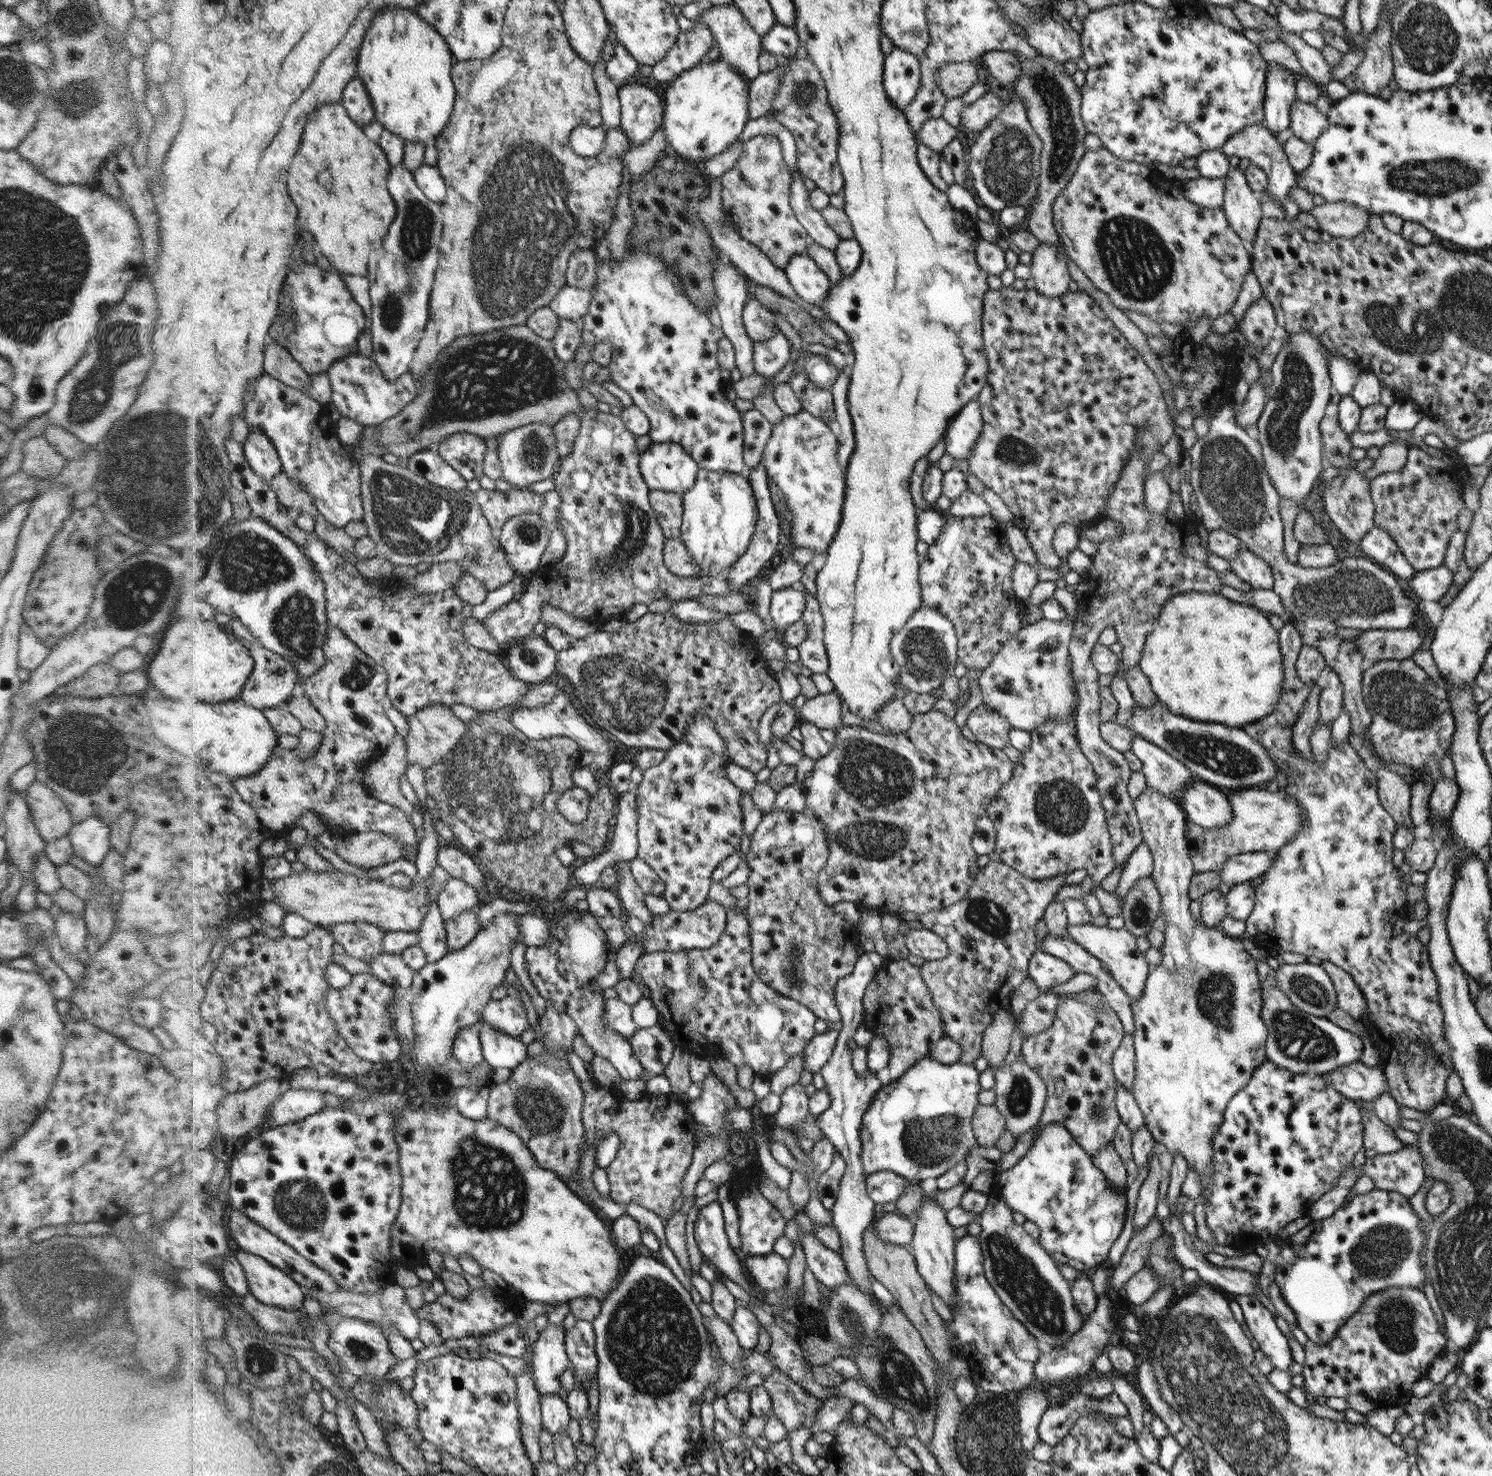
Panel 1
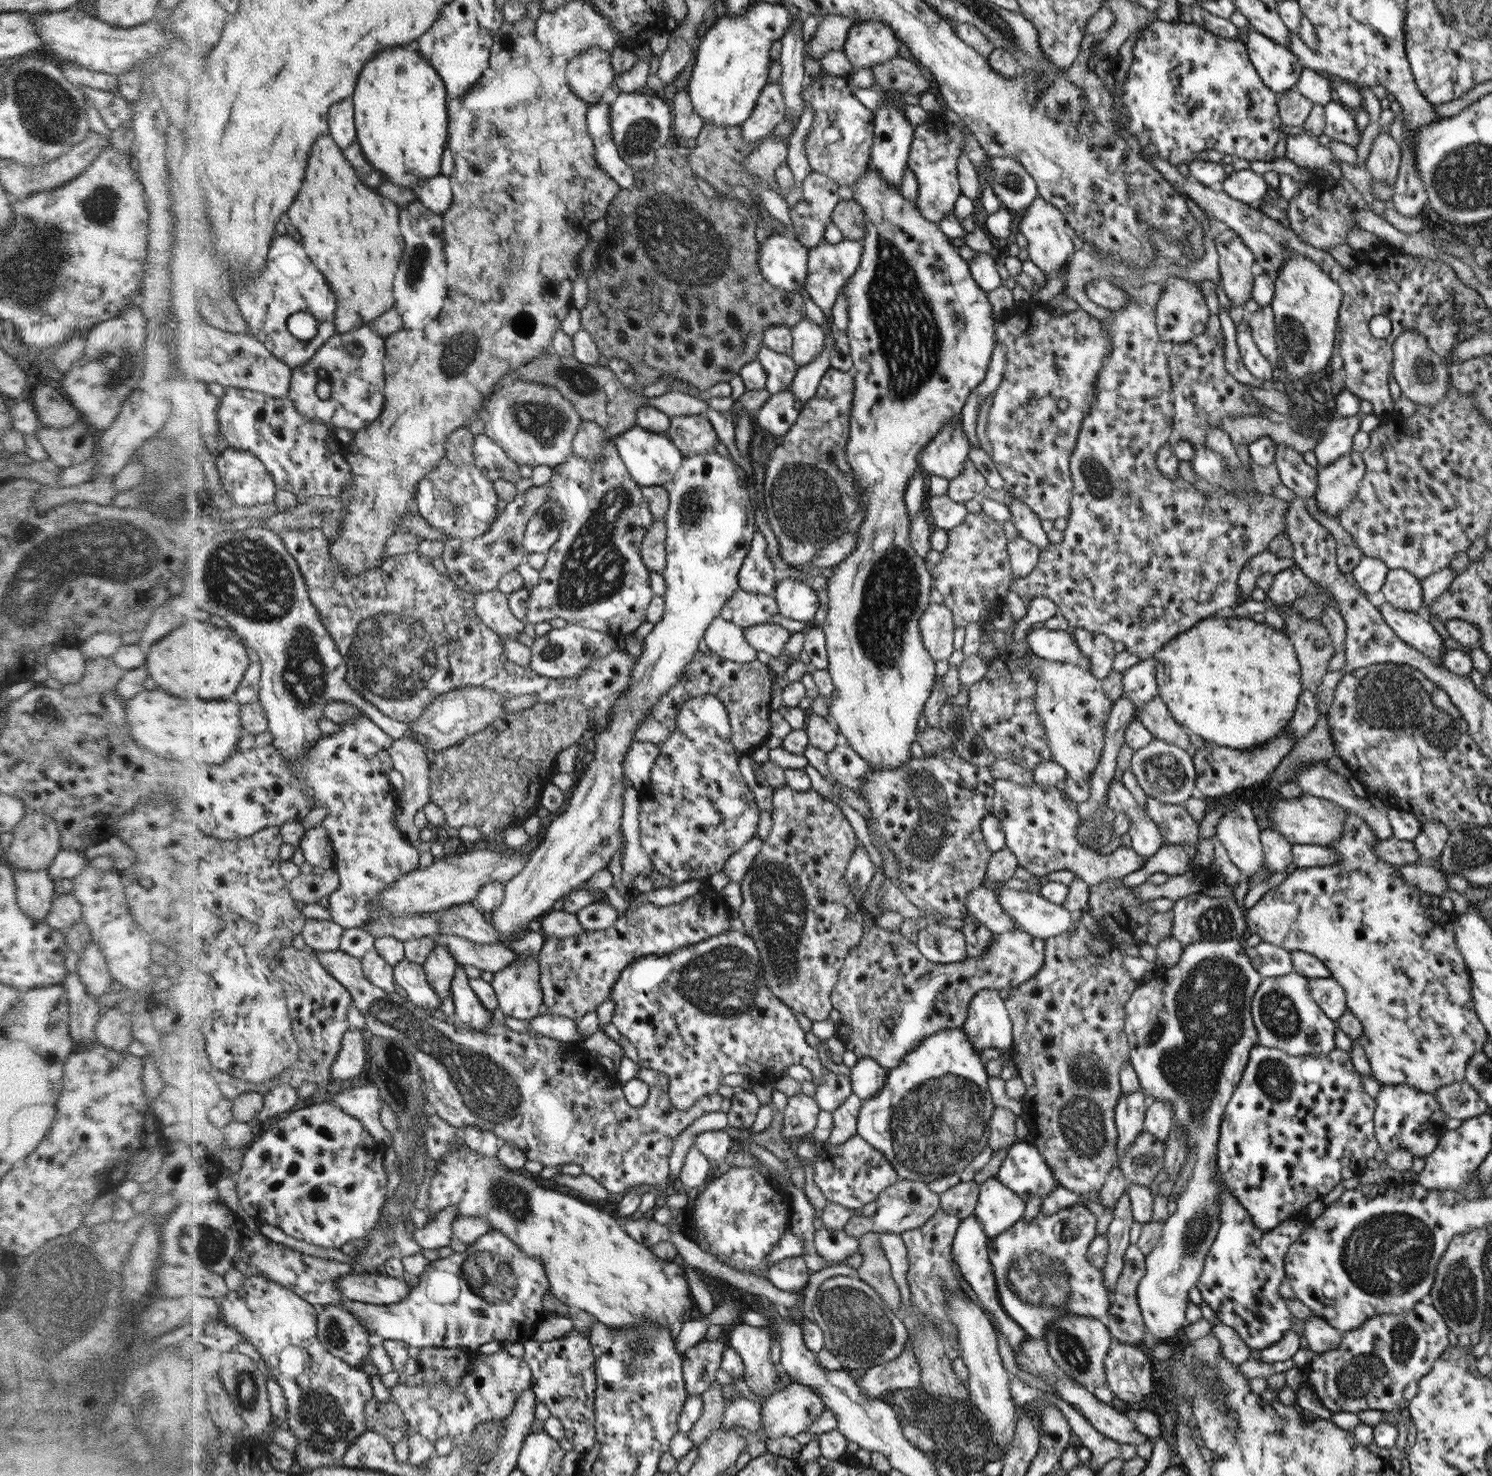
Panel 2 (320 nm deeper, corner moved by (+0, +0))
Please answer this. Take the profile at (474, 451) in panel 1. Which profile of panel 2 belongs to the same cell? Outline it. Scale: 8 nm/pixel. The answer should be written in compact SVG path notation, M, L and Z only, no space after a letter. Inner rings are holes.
M488 436L475 437L472 452L476 456L476 466L491 481L503 479L516 484L521 480L518 464Z

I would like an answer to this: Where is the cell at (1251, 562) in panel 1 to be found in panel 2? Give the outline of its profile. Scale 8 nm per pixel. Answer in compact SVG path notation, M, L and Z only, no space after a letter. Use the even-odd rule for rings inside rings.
M1290 567L1273 575L1272 586L1266 590L1275 604L1292 603L1307 592L1311 580L1300 567Z

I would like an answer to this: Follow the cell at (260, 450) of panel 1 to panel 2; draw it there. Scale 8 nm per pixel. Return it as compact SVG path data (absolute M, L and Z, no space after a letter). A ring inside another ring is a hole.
M228 448L214 458L220 467L224 489L236 503L254 506L276 502L280 488L257 454L245 449Z

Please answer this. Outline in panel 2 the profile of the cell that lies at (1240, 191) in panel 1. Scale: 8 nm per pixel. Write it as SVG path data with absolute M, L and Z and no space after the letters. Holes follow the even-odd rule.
M1231 228L1215 238L1219 254L1220 284L1232 306L1245 306L1251 300L1255 255Z

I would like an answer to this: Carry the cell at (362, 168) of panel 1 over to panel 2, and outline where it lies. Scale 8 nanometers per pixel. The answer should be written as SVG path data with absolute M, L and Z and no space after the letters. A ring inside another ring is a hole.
M330 132L323 134L312 152L304 190L290 216L300 228L306 246L312 246L310 254L316 258L316 266L326 272L342 308L355 310L366 324L372 324L396 306L394 280L407 250L400 208L360 180L345 150Z

